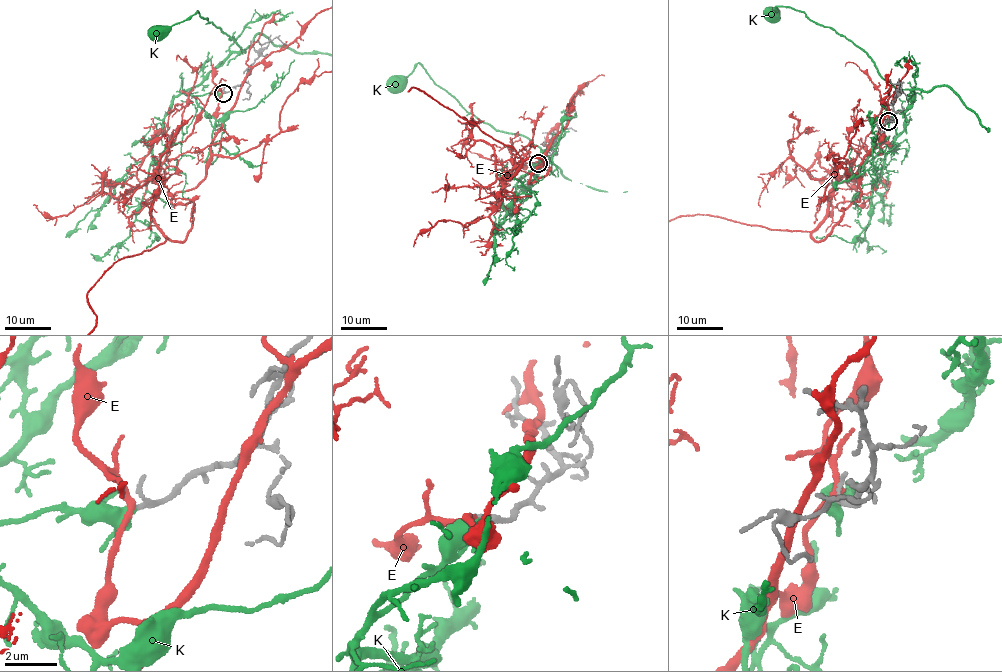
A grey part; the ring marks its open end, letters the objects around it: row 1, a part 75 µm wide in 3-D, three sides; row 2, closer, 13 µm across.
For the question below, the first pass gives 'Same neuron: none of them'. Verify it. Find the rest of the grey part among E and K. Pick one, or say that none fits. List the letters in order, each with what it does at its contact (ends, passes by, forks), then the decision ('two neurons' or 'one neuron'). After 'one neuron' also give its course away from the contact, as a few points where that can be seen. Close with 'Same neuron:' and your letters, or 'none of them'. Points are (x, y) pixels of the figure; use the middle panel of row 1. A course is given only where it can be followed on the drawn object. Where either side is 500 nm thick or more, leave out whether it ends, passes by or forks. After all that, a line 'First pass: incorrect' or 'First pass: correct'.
E: it passes by; two neurons
K: it passes by; one neuron; course (538, 162), (518, 187), (536, 180), (542, 151), (465, 110), (416, 63), (396, 82)
Same neuron: K
First pass: incorrect

